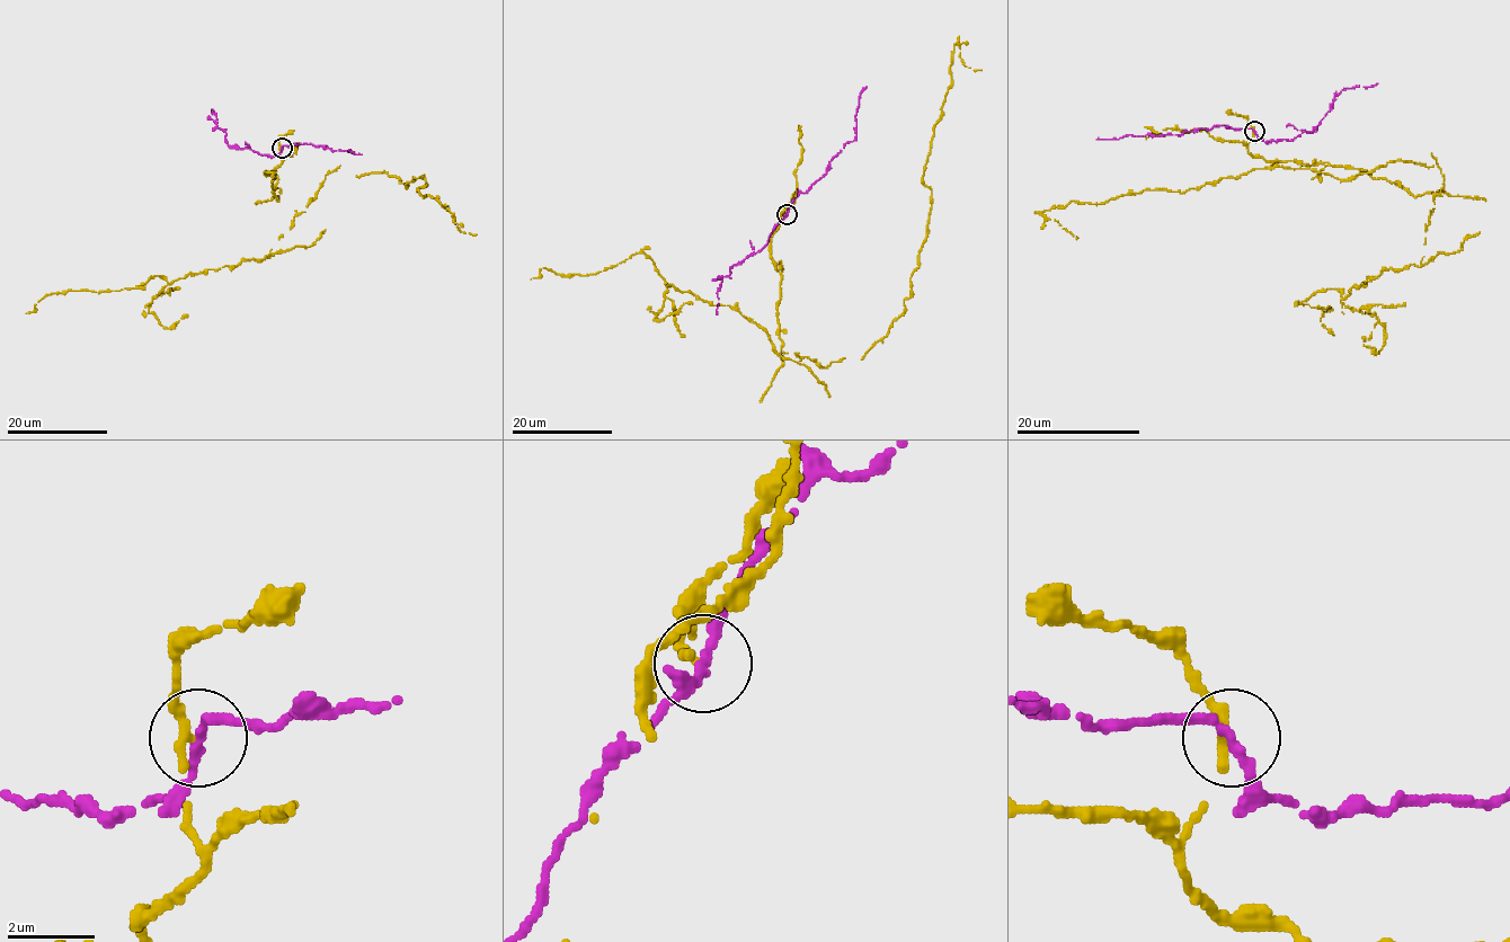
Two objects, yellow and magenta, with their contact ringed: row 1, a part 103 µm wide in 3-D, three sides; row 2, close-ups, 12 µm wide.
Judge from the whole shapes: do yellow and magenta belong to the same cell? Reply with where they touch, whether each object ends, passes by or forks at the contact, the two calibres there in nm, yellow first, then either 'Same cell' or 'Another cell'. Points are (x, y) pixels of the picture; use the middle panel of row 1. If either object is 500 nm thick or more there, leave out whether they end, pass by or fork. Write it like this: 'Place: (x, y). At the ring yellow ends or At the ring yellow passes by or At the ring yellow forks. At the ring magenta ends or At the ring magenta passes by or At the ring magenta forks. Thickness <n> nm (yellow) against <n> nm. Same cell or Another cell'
Place: (787, 214). At the ring yellow ends. At the ring magenta passes by. Thickness 360 nm (yellow) against 220 nm. Another cell

